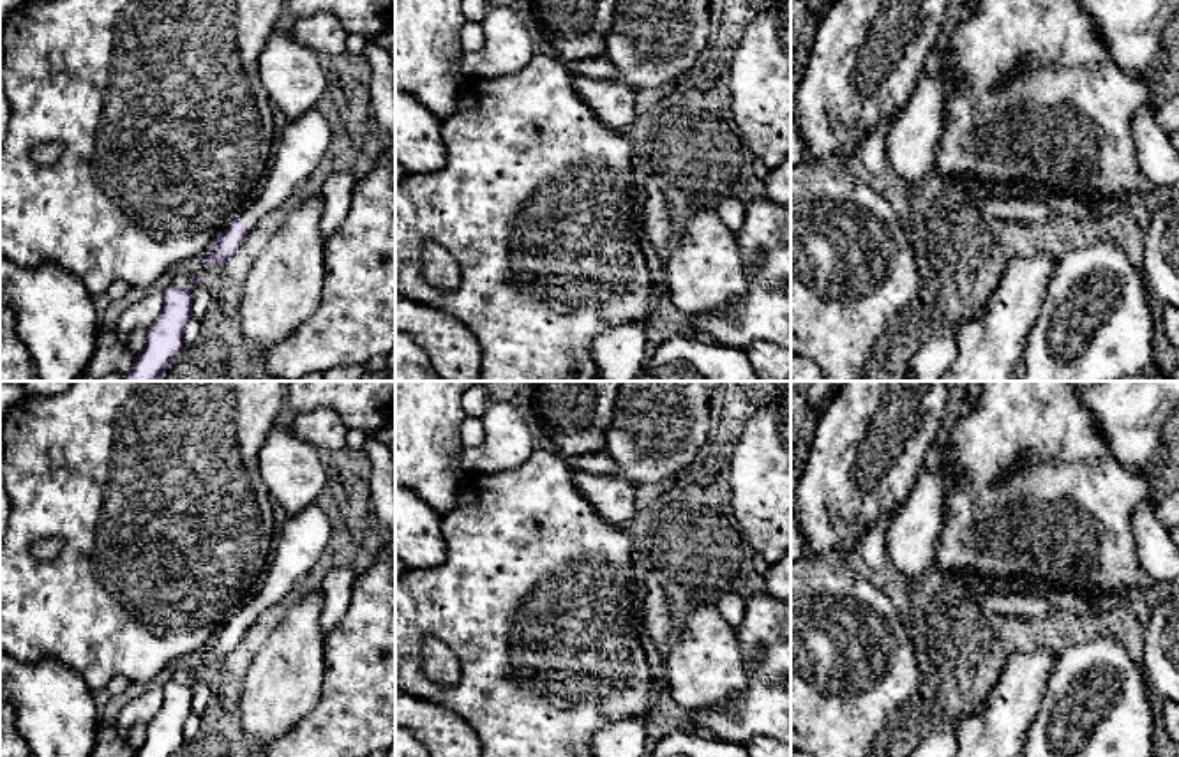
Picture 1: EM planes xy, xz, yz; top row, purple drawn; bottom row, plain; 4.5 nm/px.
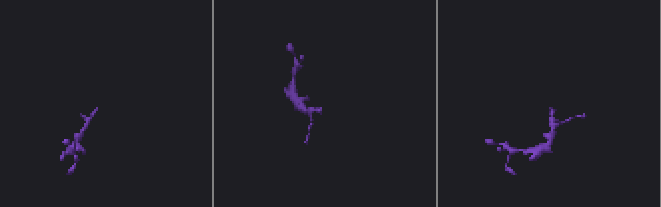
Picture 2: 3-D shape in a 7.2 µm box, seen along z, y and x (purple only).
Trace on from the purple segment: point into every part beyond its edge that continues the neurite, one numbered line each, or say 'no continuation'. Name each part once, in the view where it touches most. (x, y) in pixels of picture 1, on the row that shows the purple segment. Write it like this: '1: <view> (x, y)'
1: xy (300, 147)

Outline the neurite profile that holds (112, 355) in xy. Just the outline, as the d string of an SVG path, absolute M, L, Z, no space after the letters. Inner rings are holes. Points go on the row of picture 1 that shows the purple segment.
M101 330L94 355L79 381L97 381L111 372L124 376L131 371L136 356L138 351L120 341L115 332Z

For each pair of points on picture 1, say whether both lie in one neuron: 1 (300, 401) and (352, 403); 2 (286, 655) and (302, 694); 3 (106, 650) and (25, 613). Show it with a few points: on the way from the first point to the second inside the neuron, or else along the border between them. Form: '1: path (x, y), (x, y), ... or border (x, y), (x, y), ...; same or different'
1: path (313, 399), (339, 399); same
2: path (288, 664), (288, 680), (293, 685); same
3: path (87, 629), (71, 613), (46, 613); same

